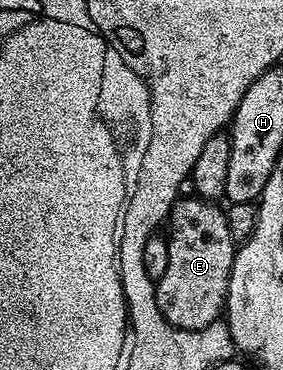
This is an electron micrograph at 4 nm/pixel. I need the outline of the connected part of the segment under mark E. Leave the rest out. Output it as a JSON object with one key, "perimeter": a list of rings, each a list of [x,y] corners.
{"perimeter":[[[197,197],[179,198],[168,216],[168,270],[164,277],[156,281],[154,296],[160,313],[174,327],[185,331],[199,331],[208,325],[219,322],[226,310],[226,294],[228,281],[234,264],[236,240],[232,237],[232,229],[228,229],[226,211],[217,202]]]}

